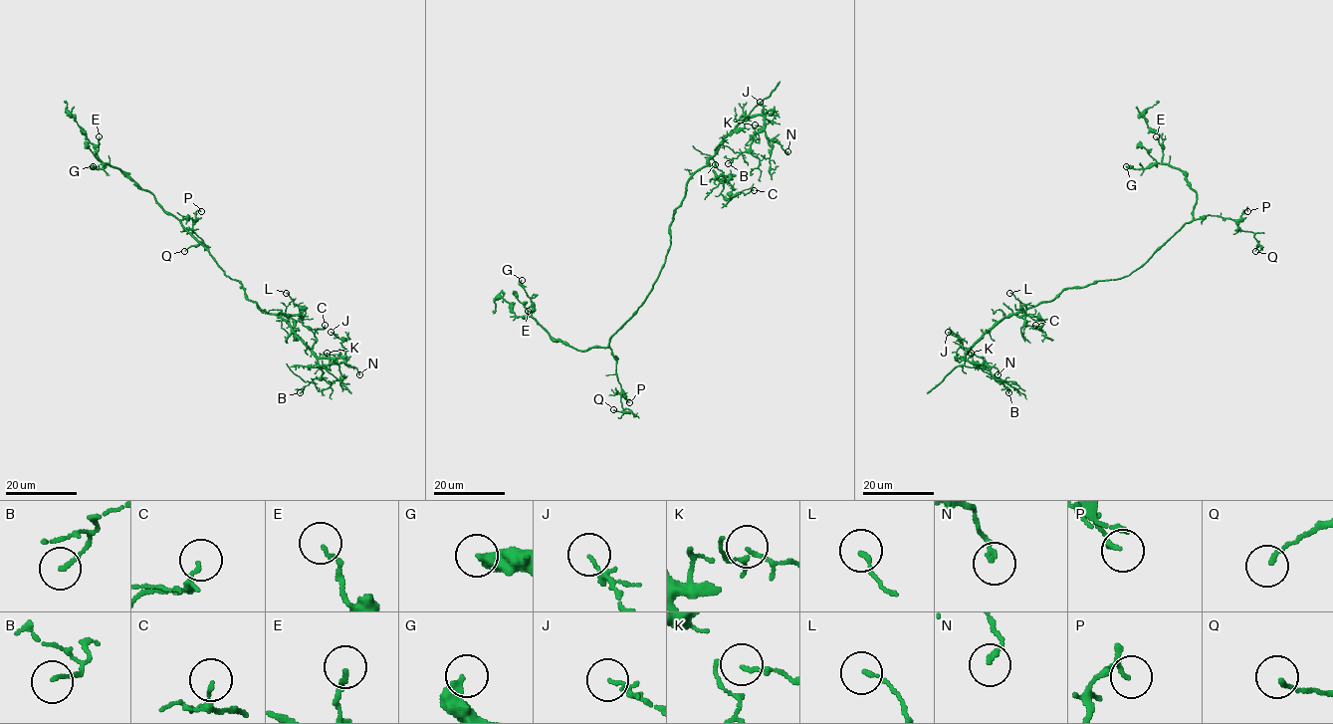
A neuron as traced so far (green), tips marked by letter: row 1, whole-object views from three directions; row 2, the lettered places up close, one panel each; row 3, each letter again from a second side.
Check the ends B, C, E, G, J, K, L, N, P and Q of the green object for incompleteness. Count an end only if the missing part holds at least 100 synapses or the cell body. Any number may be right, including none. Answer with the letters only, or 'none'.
none

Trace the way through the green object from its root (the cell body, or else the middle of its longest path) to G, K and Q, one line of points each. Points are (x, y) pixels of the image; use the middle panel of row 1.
G: (661, 266), (643, 303), (608, 345), (585, 351), (555, 341), (539, 323), (532, 314), (532, 302), (522, 280)
K: (661, 266), (670, 244), (673, 211), (690, 177), (733, 129), (746, 119), (762, 116), (764, 126), (755, 124)
Q: (661, 266), (643, 303), (609, 339), (621, 388), (621, 405), (630, 411), (613, 409)

